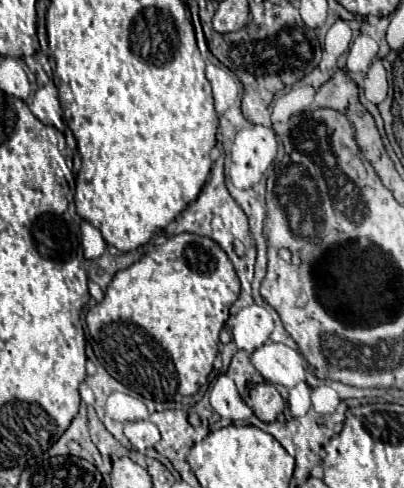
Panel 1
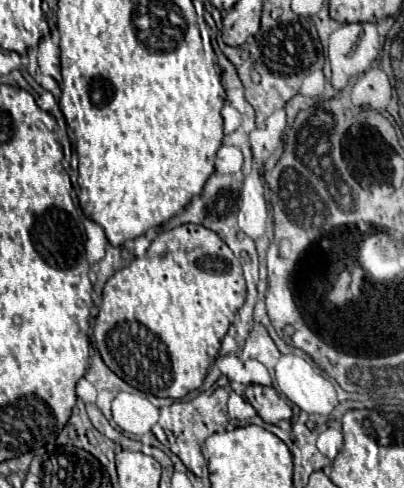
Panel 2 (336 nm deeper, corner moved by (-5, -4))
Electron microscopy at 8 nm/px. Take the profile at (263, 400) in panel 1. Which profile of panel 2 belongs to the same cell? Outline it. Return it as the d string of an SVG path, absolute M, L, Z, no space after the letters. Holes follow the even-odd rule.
M252 384L246 388L246 398L254 406L254 410L262 416L268 424L278 424L282 420L292 418L292 408L286 404L286 400L272 388L272 386L260 386Z

